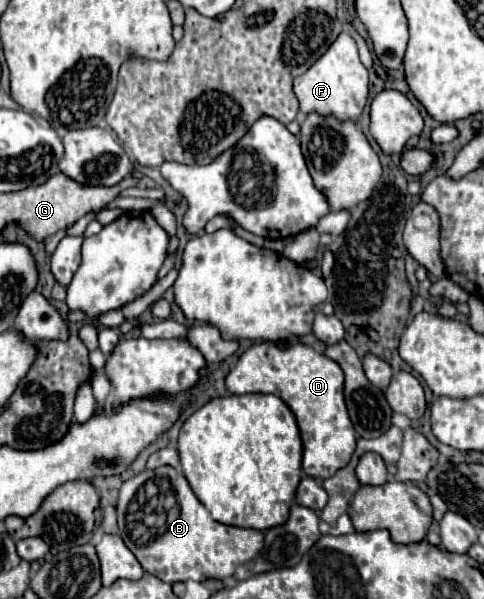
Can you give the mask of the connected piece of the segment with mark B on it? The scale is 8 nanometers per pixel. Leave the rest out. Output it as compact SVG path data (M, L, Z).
M171 466L141 472L119 490L119 534L139 564L163 582L223 580L233 576L239 564L251 562L263 548L263 534L253 528L237 528L215 522L189 488L187 478Z

